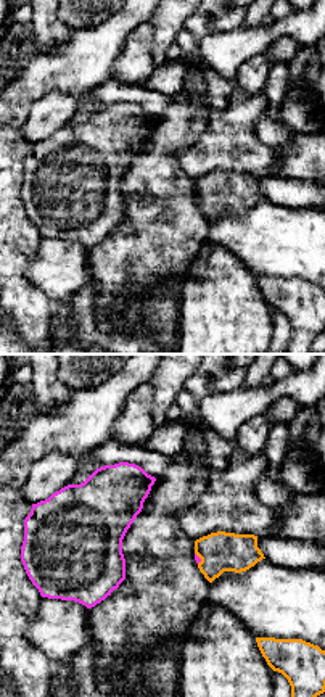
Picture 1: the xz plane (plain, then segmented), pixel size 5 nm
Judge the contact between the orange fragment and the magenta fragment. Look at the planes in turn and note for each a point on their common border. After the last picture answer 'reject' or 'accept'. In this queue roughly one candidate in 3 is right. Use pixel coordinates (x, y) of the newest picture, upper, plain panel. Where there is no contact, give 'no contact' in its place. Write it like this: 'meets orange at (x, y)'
meets orange at (200, 197)

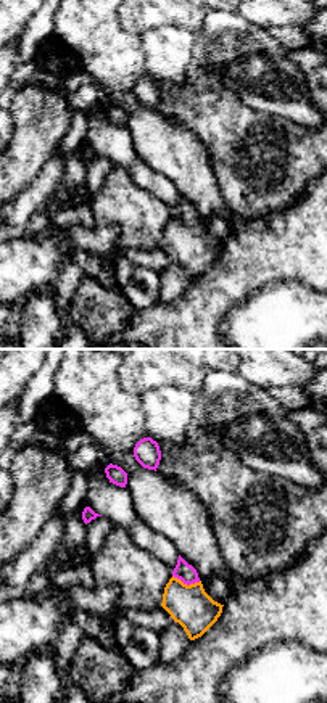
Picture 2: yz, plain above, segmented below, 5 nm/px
meets orange at (186, 224)

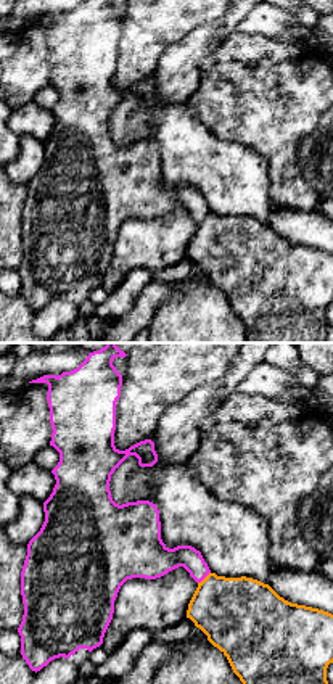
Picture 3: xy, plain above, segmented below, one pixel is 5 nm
meets orange at (205, 218)

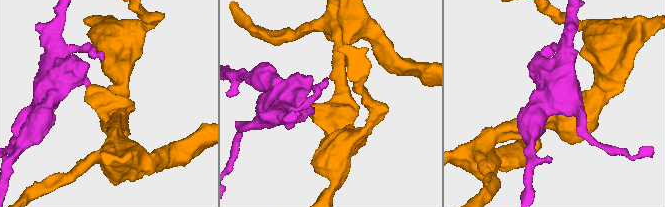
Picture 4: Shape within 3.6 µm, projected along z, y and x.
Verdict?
reject

